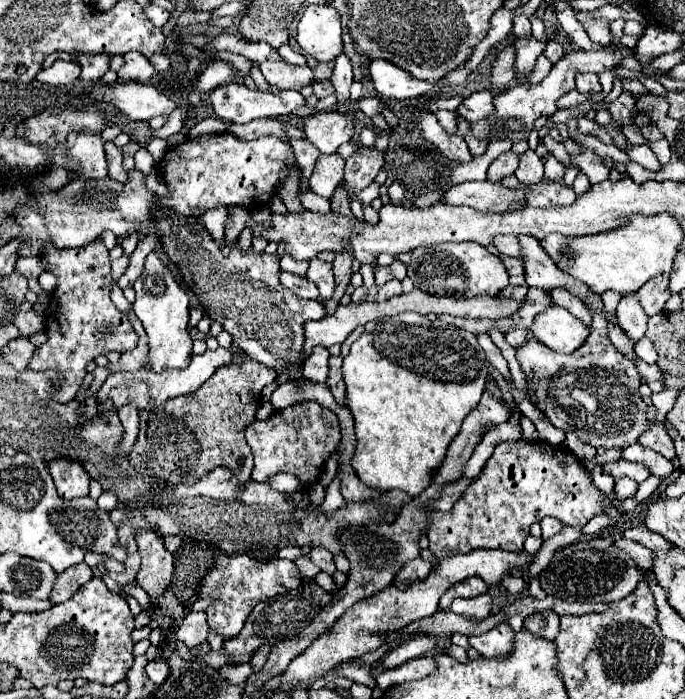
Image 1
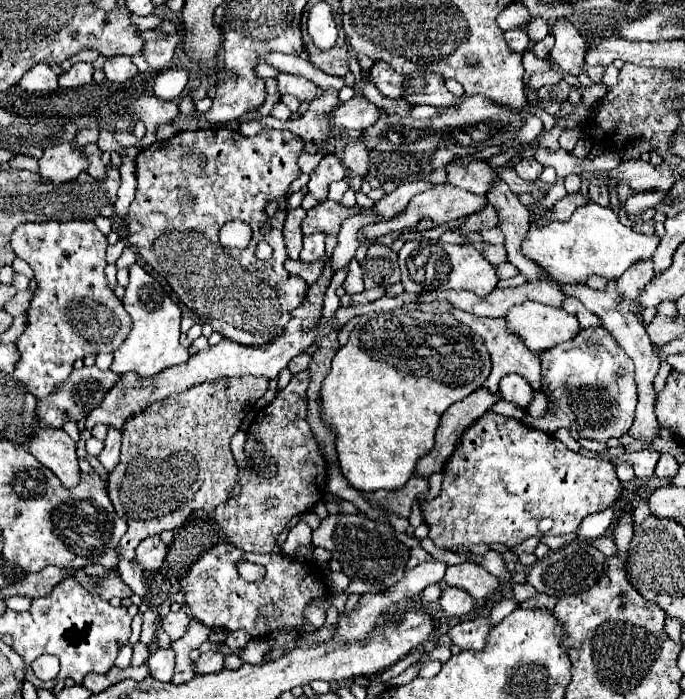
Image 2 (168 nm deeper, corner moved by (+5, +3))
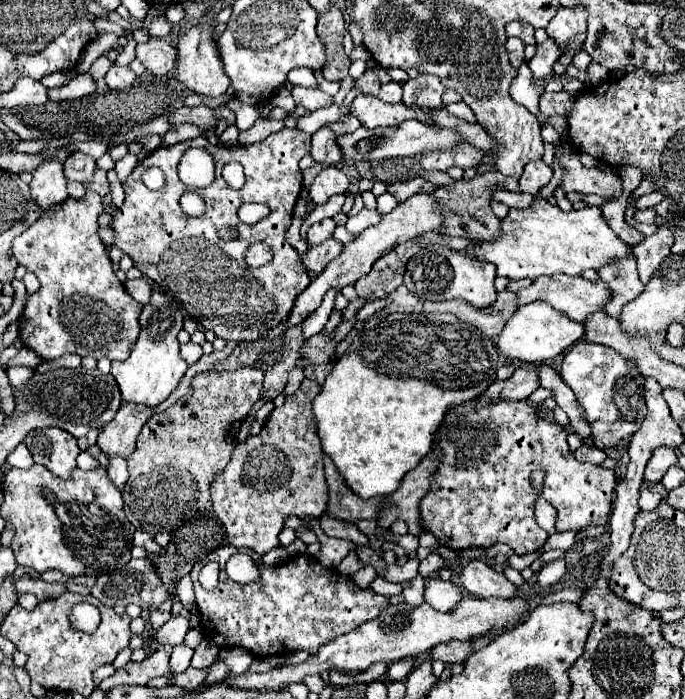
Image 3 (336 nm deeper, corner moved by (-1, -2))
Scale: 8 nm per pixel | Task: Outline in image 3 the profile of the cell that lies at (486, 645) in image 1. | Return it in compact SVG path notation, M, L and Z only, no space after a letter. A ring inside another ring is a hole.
M449 641L441 643L431 649L431 659L433 661L443 661L443 663L463 663L467 659L467 653L471 653L471 643L473 641Z

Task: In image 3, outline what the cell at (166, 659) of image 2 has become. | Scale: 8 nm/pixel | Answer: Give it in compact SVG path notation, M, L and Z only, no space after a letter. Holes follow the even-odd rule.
M185 643L173 647L173 653L171 653L171 669L173 669L173 673L183 673L189 667L191 657L193 657L193 649L187 647Z

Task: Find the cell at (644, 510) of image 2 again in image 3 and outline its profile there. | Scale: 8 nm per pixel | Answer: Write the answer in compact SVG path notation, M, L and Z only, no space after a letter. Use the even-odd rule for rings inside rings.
M643 489L641 491L641 495L639 495L639 507L643 509L643 511L651 511L651 509L655 509L659 503L661 503L661 495L659 493L655 493L655 491L651 491L651 489Z

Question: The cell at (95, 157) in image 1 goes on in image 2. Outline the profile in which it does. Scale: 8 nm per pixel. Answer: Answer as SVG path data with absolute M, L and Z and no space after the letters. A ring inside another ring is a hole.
M69 142L49 146L39 160L39 174L43 180L67 182L79 176L89 166L87 154Z

